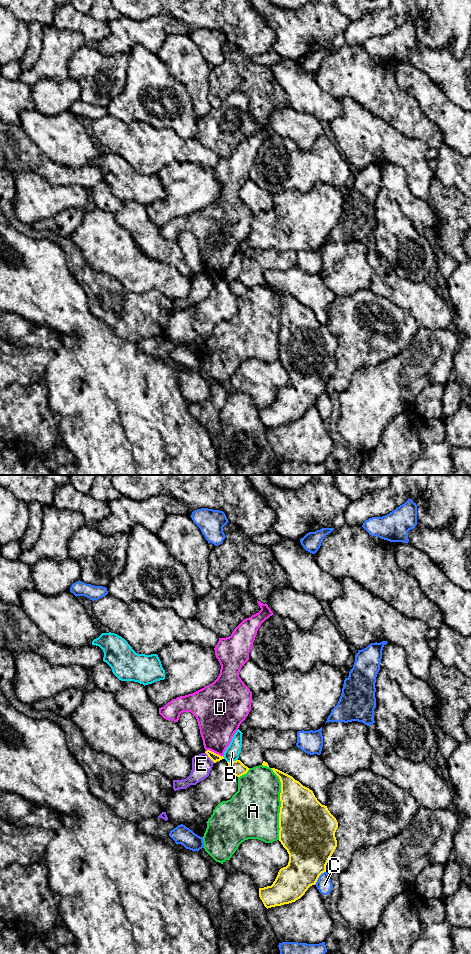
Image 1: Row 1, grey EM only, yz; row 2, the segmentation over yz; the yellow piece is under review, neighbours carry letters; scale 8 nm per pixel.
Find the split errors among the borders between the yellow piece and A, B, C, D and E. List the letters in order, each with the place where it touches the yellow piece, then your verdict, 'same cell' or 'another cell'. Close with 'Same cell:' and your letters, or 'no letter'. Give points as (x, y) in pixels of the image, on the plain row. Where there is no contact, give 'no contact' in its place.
A: meets yellow in yz at (281, 324); another cell
B: meets yellow in yz at (233, 281); another cell
C: meets yellow in yz at (318, 397); another cell
D: meets yellow in yz at (215, 273); another cell
E: meets yellow in yz at (209, 277); another cell
Same cell: no letter

